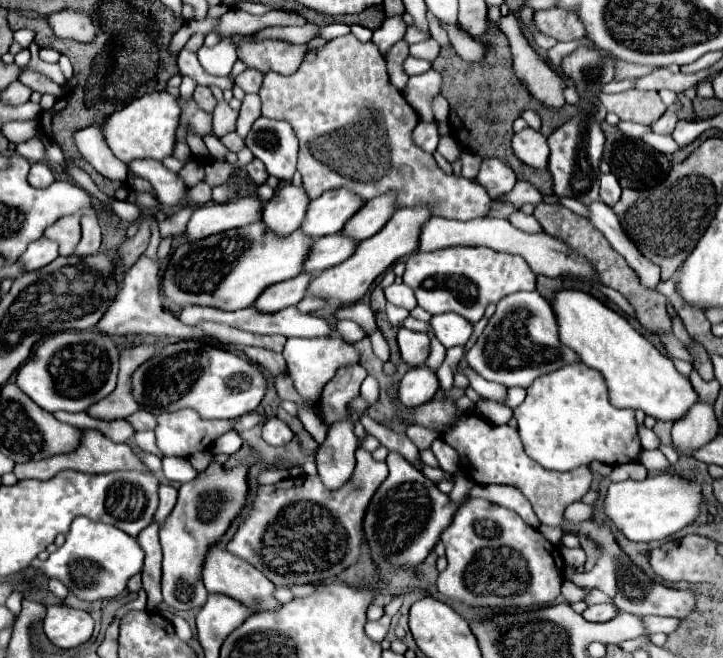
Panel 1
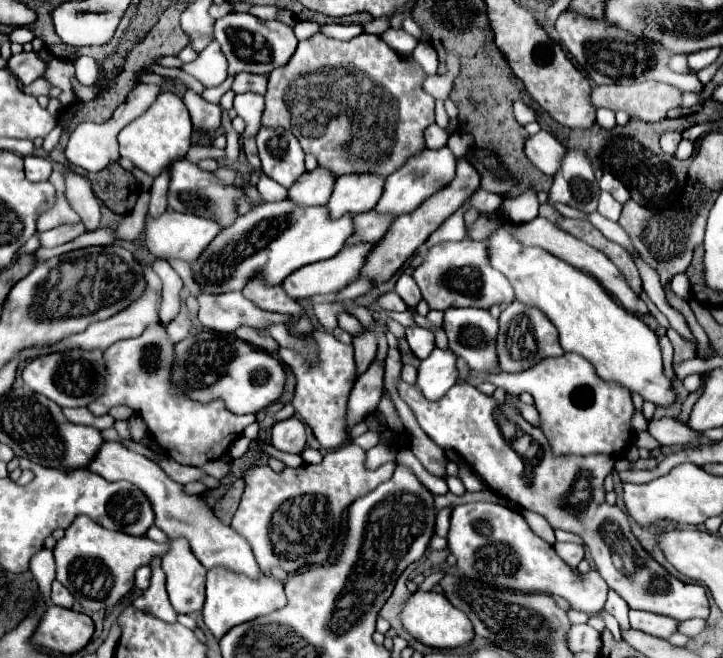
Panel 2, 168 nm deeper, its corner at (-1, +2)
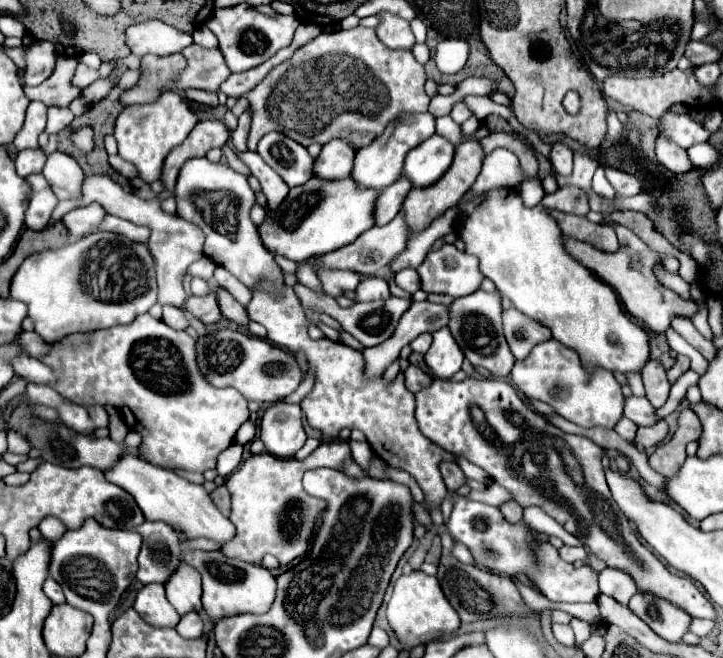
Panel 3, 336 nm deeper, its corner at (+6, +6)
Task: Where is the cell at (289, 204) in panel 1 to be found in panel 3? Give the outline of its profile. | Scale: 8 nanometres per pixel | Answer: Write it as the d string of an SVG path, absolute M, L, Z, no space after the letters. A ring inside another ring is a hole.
M345 138L331 140L323 146L319 158L315 160L315 176L325 176L327 180L339 180L339 176L349 176L353 170L357 148Z

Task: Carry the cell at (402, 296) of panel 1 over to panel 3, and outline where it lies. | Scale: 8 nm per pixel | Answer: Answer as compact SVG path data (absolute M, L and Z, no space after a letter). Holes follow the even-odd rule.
M405 268L401 272L395 274L395 282L409 294L415 294L419 288L421 288L421 280L419 280L419 274L413 270L413 268Z

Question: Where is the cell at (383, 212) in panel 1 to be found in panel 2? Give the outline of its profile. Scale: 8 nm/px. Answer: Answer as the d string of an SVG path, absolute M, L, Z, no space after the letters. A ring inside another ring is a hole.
M448 146L438 148L438 150L428 150L426 148L424 152L420 152L420 156L416 156L416 160L408 160L408 164L404 164L404 168L400 168L400 172L394 172L392 176L386 178L382 198L378 200L374 210L378 214L388 214L392 218L398 218L402 214L412 212L428 196L432 196L432 192L444 188L452 180L454 168L456 168L456 158L454 158L454 154L450 152Z

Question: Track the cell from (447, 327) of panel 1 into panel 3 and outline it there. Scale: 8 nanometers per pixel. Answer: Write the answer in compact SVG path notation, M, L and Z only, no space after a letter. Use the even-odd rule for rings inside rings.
M477 290L469 296L461 296L451 304L451 320L449 320L449 328L453 332L453 338L457 340L459 348L463 350L465 358L473 364L473 366L485 366L493 376L497 378L505 378L509 376L515 358L509 350L509 344L505 340L503 334L503 322L501 322L501 292L485 292L485 290Z

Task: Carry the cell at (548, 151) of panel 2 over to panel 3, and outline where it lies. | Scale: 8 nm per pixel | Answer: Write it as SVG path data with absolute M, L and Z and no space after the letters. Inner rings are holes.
M553 144L551 148L551 164L553 168L563 174L569 176L573 170L573 150L565 144Z

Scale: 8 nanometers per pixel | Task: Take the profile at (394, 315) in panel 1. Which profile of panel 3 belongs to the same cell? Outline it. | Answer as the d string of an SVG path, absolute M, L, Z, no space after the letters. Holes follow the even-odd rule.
M369 276L369 278L363 278L363 280L359 282L359 286L355 288L355 298L353 298L353 302L373 302L373 300L389 298L389 296L391 296L391 294L389 294L387 280Z

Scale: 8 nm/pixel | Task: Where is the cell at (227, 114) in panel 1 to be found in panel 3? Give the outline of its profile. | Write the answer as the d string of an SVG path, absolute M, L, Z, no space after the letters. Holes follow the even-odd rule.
M205 120L199 122L191 134L185 138L185 142L177 148L173 148L165 160L163 166L163 184L165 190L173 190L177 182L177 174L185 160L205 156L211 148L221 148L229 140L229 130L221 120Z

